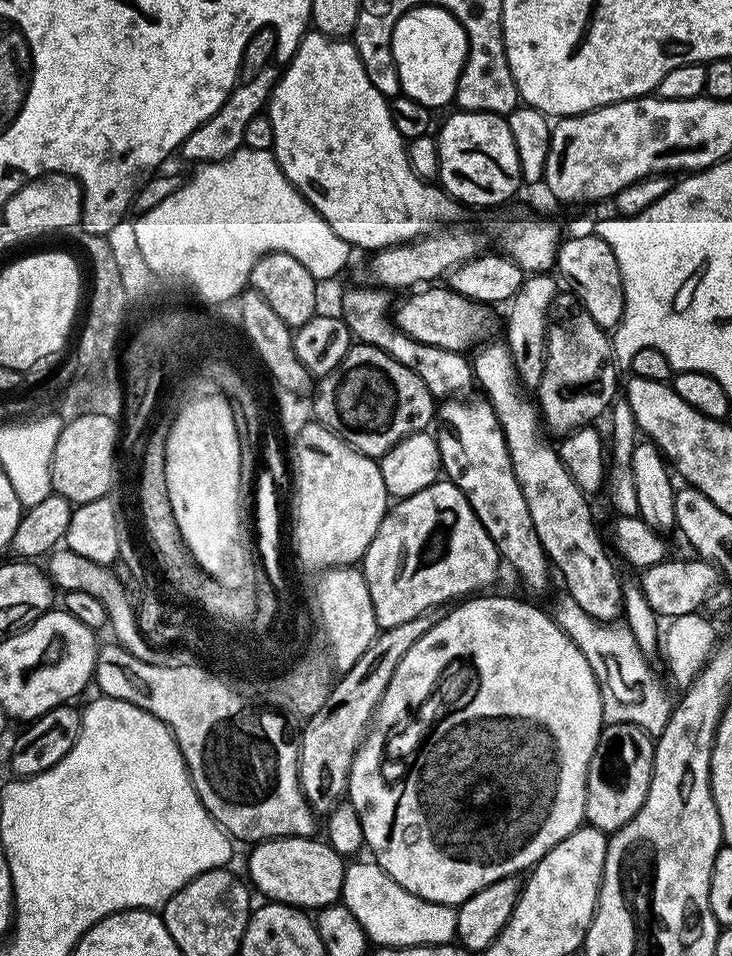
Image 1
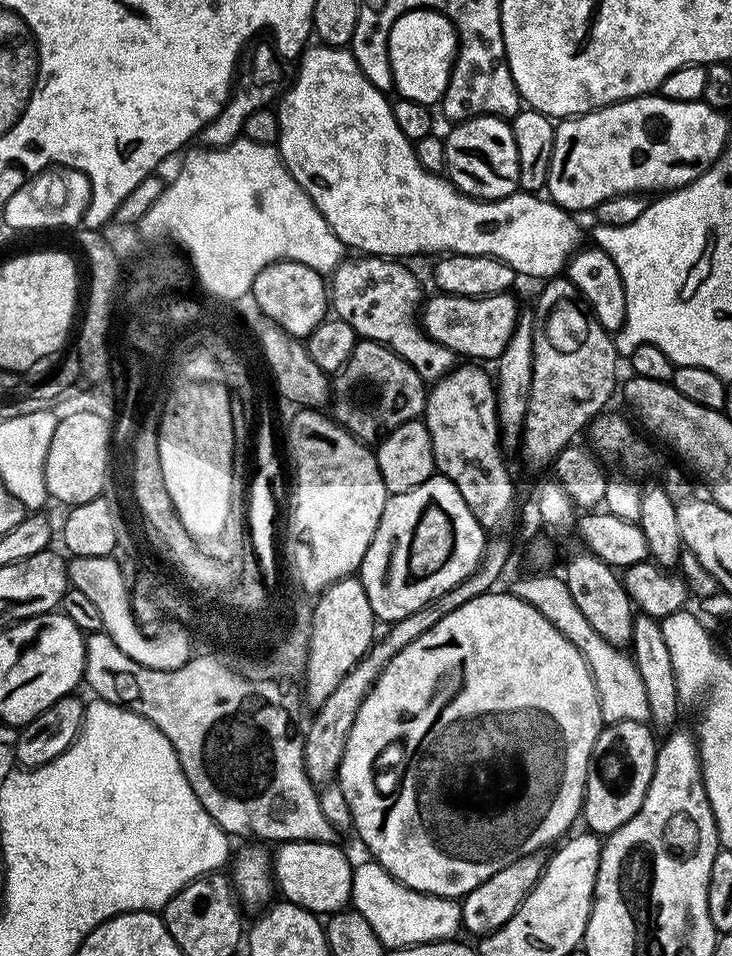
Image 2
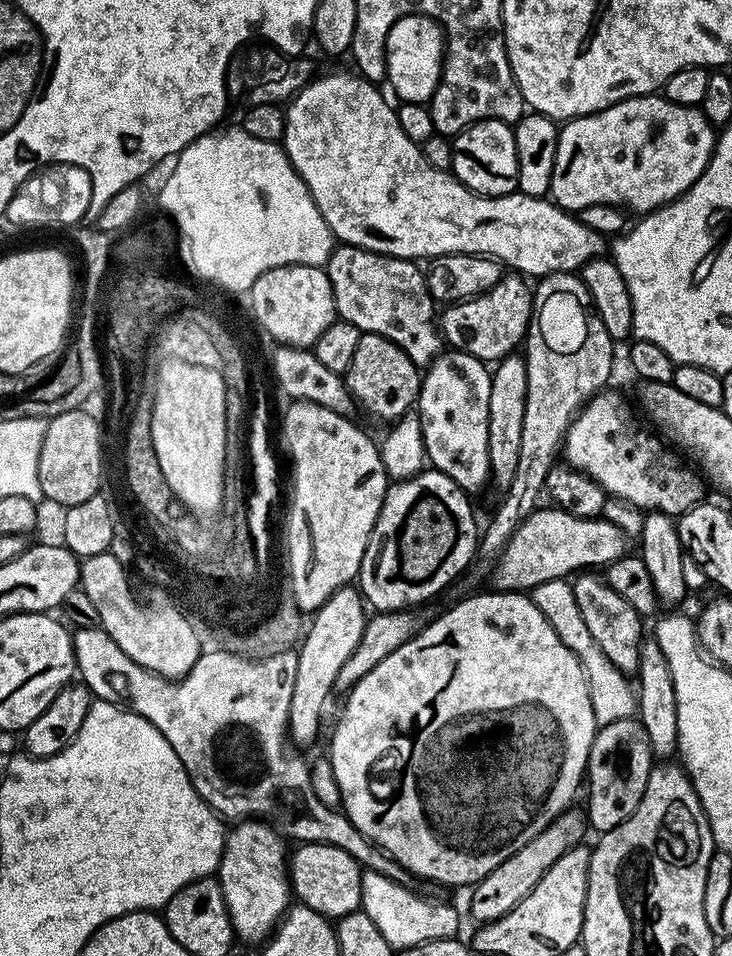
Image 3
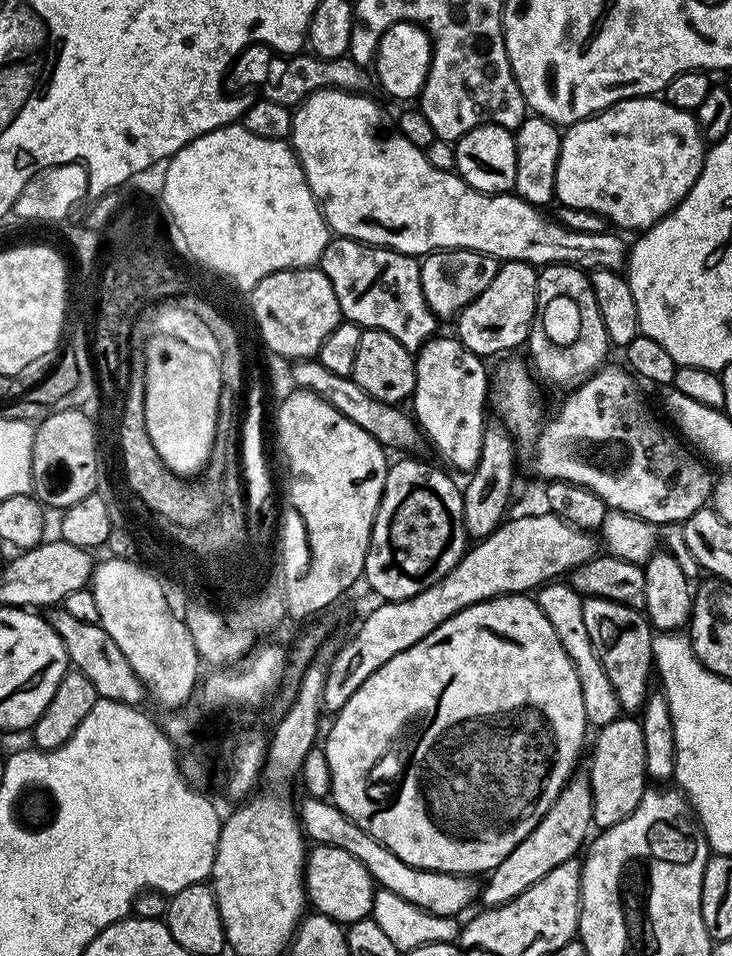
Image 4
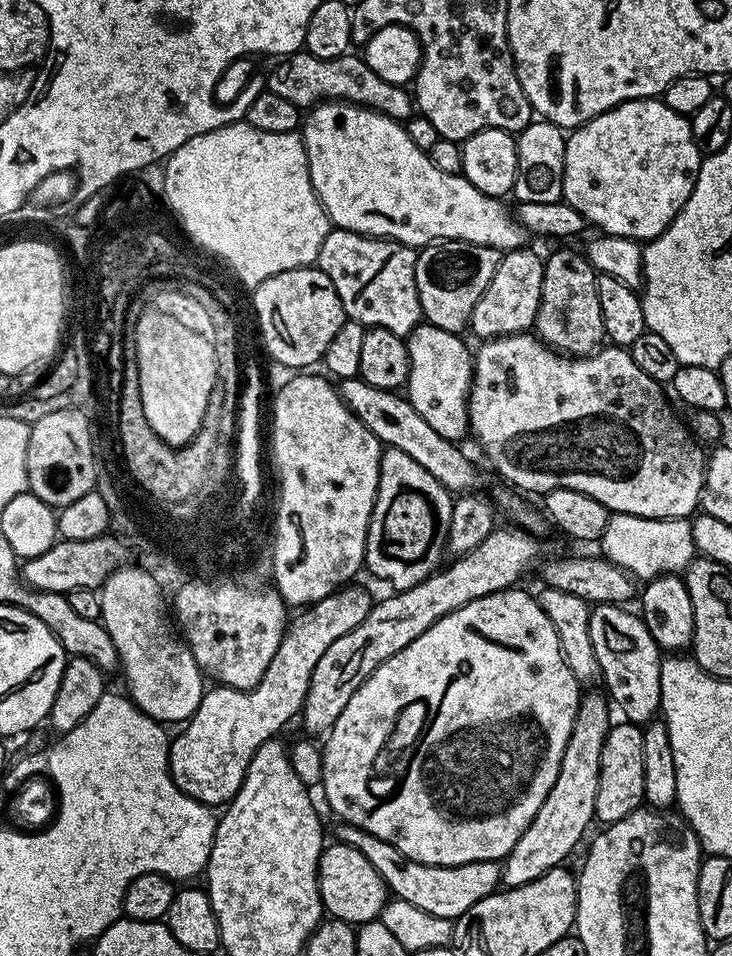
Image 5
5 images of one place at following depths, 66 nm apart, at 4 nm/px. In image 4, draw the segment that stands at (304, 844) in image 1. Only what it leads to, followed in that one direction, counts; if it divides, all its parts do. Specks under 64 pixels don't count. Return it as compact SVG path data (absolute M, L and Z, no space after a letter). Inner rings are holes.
M317 844L307 853L304 862L304 894L307 903L326 918L334 918L345 926L369 919L377 891L378 885L372 879L370 870L366 870L366 866L362 866L354 854L346 854L346 850L338 850L338 846L325 844Z

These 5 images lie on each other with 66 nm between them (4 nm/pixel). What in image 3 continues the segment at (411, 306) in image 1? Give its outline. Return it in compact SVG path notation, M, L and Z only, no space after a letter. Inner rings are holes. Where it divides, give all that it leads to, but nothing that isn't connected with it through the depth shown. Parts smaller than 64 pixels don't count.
M501 275L489 292L483 292L475 300L461 300L447 305L439 313L438 327L443 339L447 343L449 340L455 351L465 352L485 362L499 362L523 345L532 320L533 295L533 289L523 275Z

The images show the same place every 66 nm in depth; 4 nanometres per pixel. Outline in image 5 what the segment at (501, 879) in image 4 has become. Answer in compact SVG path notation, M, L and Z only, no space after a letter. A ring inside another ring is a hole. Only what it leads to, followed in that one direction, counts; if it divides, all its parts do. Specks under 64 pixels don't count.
M585 691L580 697L580 705L570 730L570 742L562 754L562 766L558 766L558 778L546 802L534 814L534 822L526 826L526 834L518 838L514 850L502 861L502 880L509 888L517 888L526 882L534 882L552 868L561 867L564 859L575 850L584 836L584 831L596 820L598 802L598 774L602 762L602 746L610 727L608 720L610 701L603 691Z

